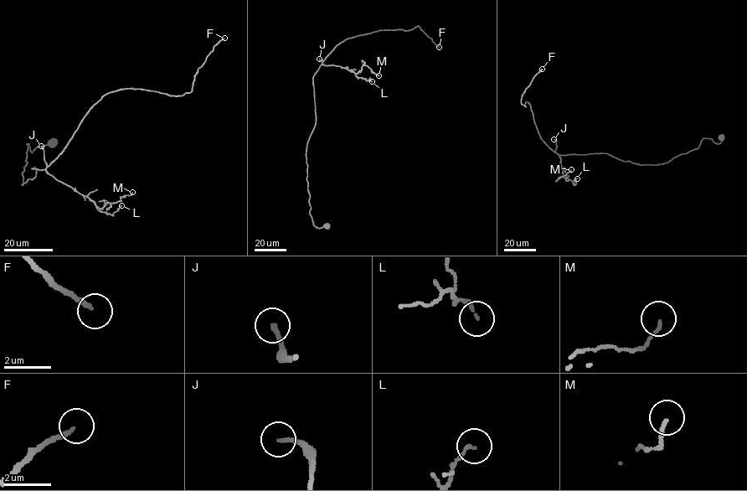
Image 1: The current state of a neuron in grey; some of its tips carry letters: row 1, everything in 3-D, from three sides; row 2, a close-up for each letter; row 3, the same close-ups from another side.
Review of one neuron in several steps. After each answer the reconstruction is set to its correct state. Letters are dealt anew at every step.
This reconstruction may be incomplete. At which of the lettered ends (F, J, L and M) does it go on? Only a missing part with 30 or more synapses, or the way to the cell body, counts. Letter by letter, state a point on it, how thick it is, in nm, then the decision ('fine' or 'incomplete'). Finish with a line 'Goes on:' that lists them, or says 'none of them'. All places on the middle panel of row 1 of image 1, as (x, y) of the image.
F: (439, 47) | 180 nm | incomplete
J: (319, 59) | 170 nm | incomplete
L: (372, 81) | 130 nm | fine
M: (378, 75) | 110 nm | fine
Goes on: F, J

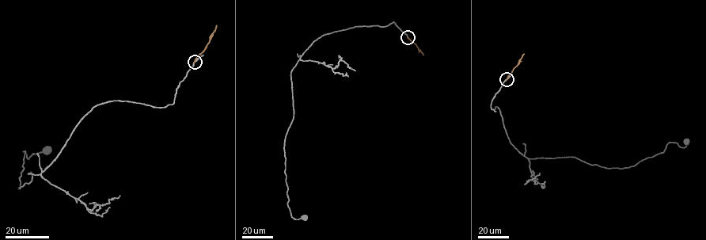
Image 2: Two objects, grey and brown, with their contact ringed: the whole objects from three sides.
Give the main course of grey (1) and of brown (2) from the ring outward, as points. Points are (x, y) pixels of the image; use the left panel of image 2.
1: (195, 61), (172, 104), (95, 105), (19, 188), (24, 151), (28, 158), (46, 150)
2: (195, 62), (210, 39), (217, 24)

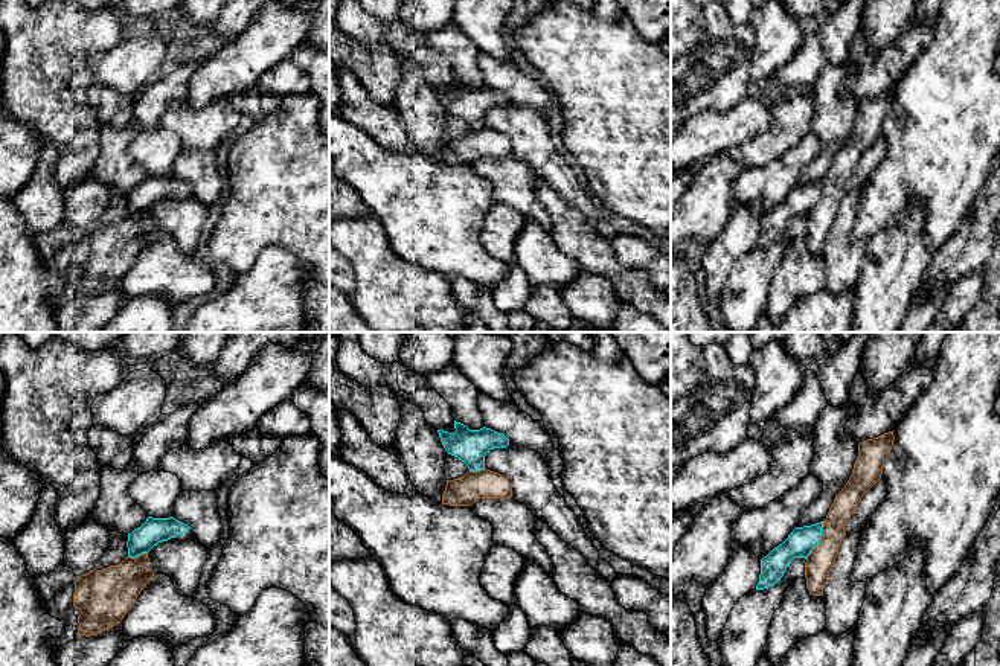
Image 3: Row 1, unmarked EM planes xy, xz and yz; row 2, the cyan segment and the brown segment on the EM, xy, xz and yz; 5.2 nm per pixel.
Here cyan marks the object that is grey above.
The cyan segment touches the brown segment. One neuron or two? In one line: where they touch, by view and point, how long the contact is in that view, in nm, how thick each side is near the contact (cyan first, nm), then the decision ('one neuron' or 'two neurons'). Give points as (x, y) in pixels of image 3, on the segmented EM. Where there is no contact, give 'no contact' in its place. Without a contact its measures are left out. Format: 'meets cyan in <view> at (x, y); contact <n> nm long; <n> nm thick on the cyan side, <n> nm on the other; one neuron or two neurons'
meets cyan in yz at (819, 540); contact 220 nm long; 150 nm thick on the cyan side, 140 nm on the other; two neurons

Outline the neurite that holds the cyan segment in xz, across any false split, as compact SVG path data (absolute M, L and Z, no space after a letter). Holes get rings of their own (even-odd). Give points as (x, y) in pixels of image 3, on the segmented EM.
M454 421L454 433L438 430L445 451L462 460L470 471L485 469L485 456L489 450L506 448L509 439L491 428L470 430Z

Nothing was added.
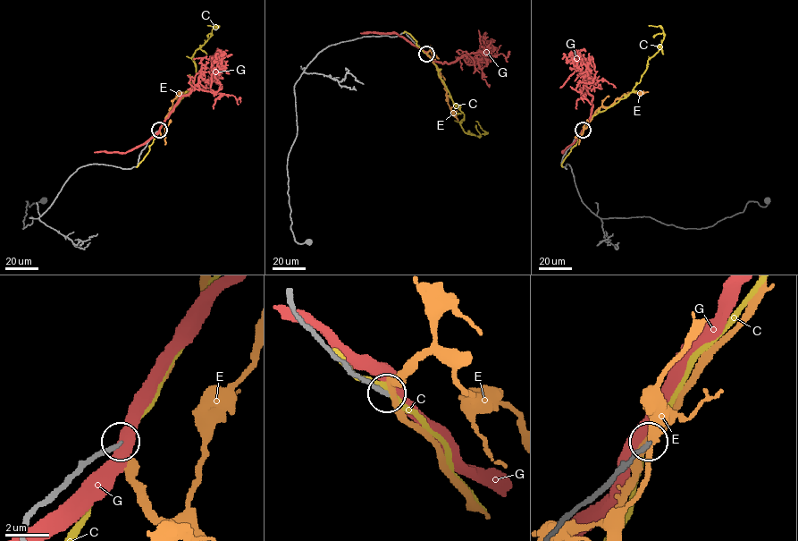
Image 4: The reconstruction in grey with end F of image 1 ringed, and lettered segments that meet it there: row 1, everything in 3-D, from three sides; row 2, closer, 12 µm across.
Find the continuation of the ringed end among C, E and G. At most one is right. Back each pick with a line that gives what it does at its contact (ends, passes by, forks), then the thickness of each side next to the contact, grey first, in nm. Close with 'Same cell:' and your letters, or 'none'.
Same cell: none

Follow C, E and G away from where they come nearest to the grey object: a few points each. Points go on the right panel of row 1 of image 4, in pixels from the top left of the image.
C: (583, 131), (593, 115), (632, 91), (641, 80), (647, 61), (660, 48), (663, 29), (659, 25), (649, 25)
E: (583, 130), (600, 106), (610, 105), (630, 93), (648, 92)
G: (583, 131), (592, 97), (583, 85), (581, 92), (575, 88), (592, 83), (595, 71), (585, 58)

